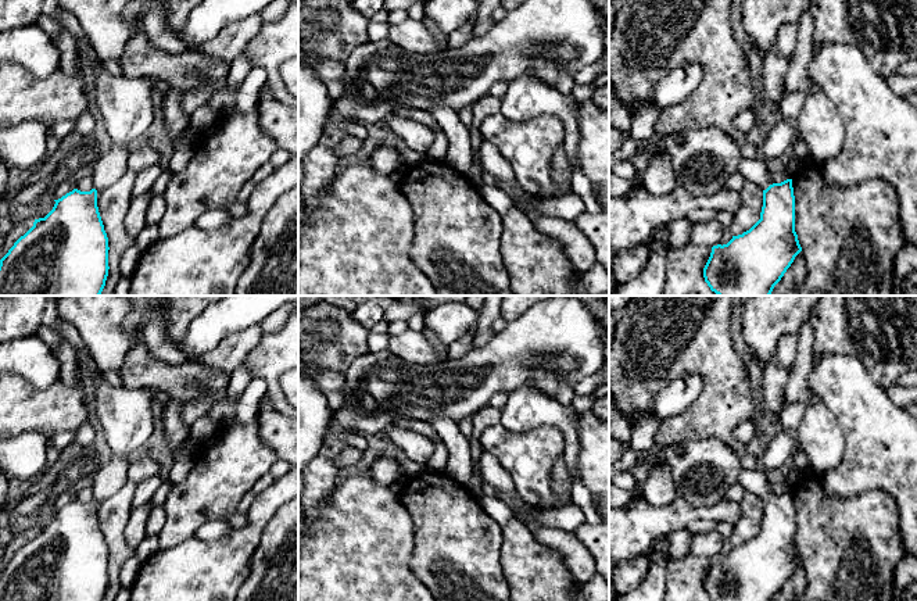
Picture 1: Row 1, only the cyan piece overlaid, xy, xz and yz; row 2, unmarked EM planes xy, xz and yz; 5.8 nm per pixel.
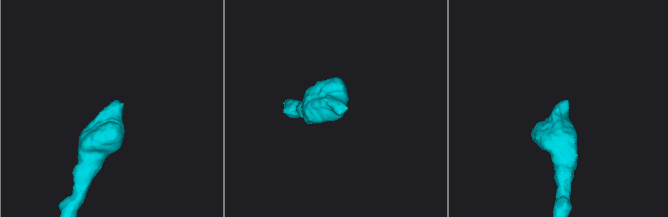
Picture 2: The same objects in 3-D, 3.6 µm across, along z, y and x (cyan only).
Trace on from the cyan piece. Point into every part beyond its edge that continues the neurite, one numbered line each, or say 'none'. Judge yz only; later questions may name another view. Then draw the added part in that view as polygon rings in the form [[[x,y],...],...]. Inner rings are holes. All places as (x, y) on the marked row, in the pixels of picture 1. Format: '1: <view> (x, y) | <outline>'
1: yz (755, 170) | [[[742,158],[738,172],[744,176],[745,180],[753,182],[766,190],[774,182],[771,180],[771,169],[769,162],[763,158]]]

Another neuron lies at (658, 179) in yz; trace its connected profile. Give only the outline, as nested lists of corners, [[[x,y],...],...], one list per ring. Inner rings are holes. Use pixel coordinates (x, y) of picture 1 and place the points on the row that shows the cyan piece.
[[[656,150],[651,155],[642,176],[642,186],[653,196],[666,196],[677,187],[671,158],[666,150]]]

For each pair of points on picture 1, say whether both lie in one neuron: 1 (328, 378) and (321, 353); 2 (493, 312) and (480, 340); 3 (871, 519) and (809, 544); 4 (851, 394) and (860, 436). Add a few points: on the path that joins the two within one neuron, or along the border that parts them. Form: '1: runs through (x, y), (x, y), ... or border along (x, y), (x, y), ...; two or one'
1: border along (321, 367), (343, 372); two
2: runs through (486, 319), (483, 333); one
3: runs through (856, 533), (852, 533), (844, 542), (824, 544); one
4: runs through (860, 404), (860, 426); one

